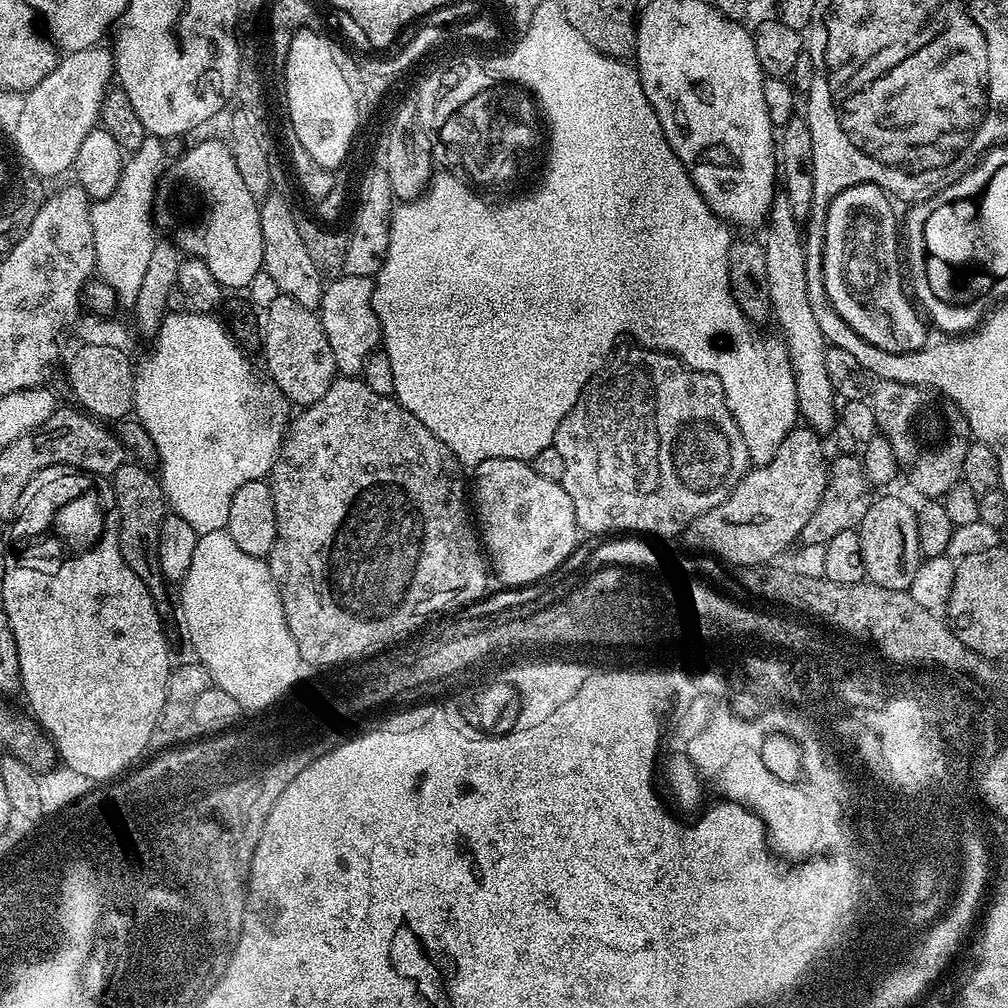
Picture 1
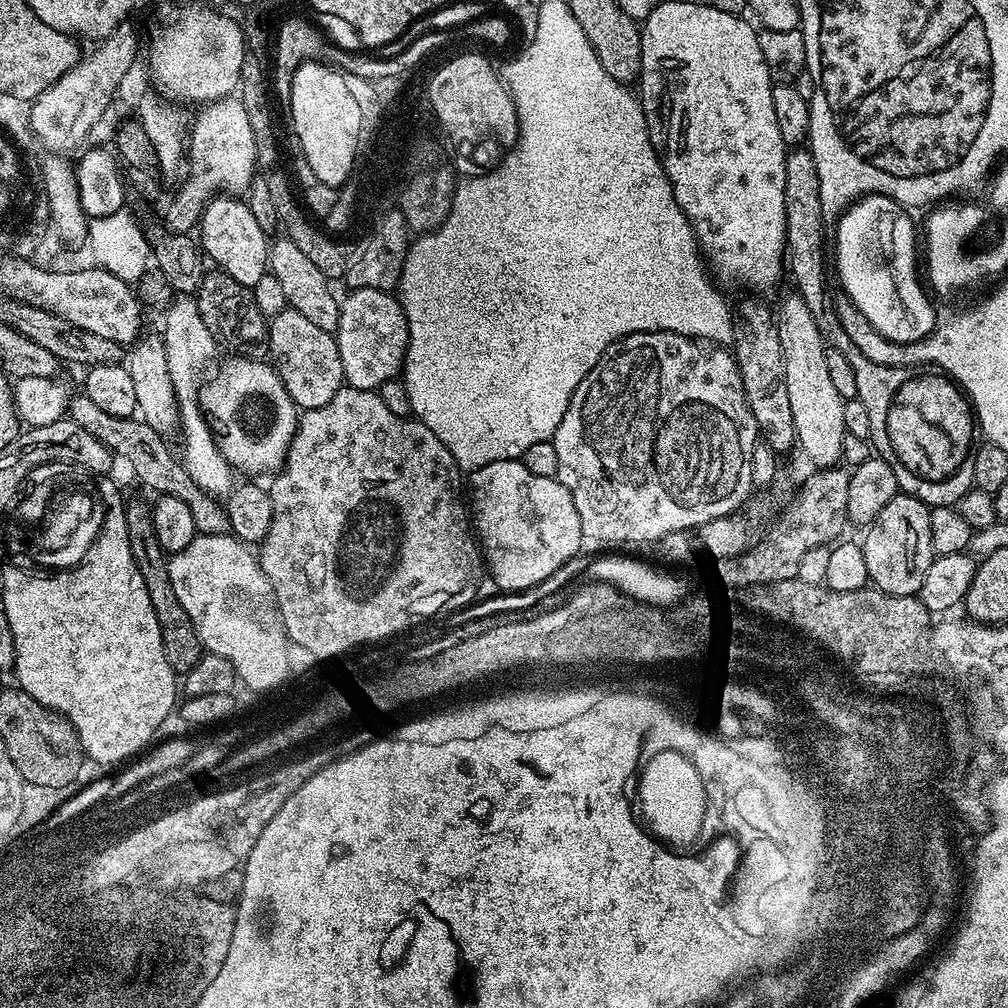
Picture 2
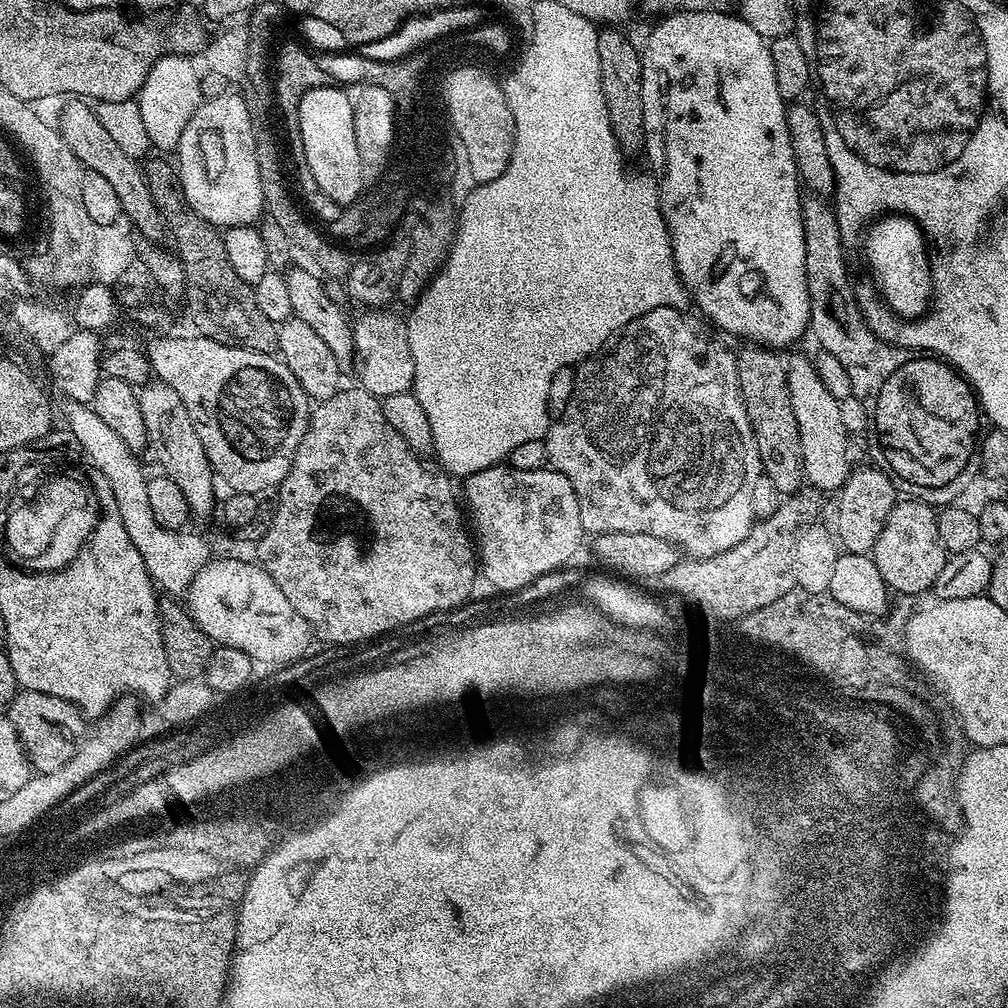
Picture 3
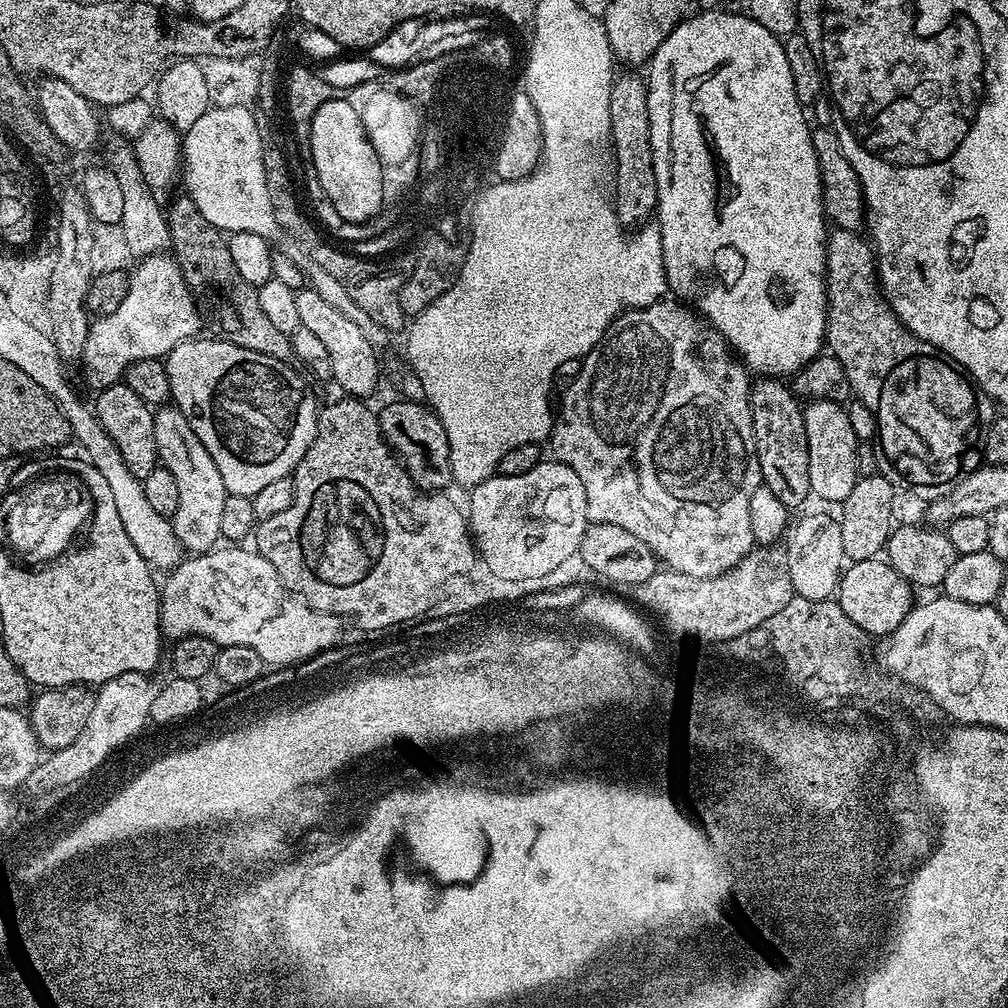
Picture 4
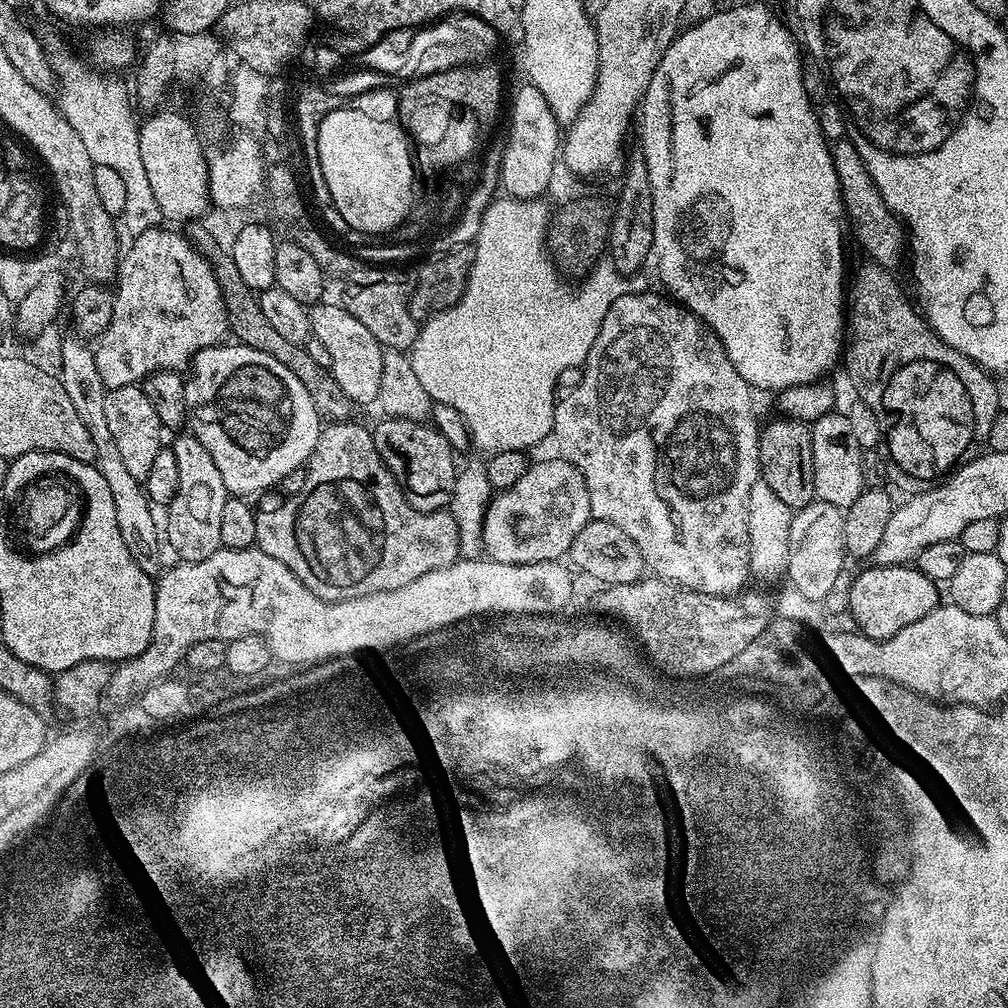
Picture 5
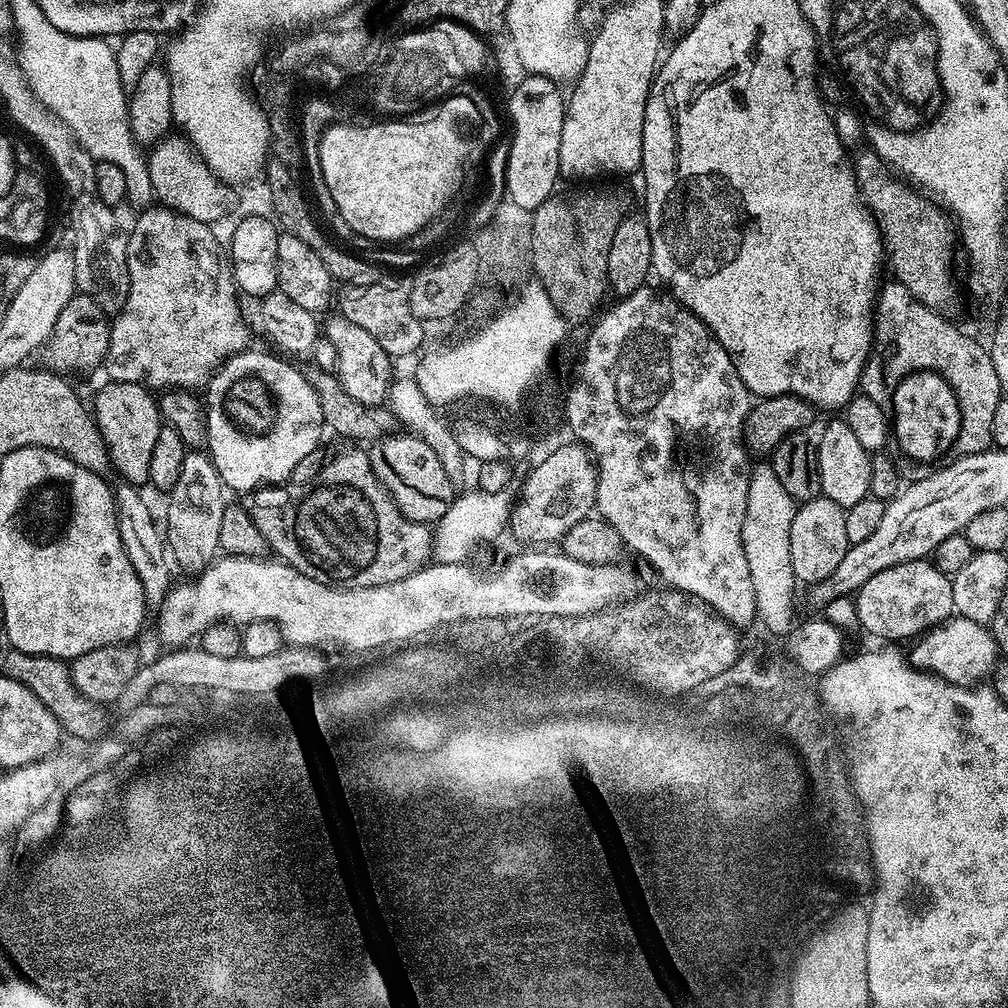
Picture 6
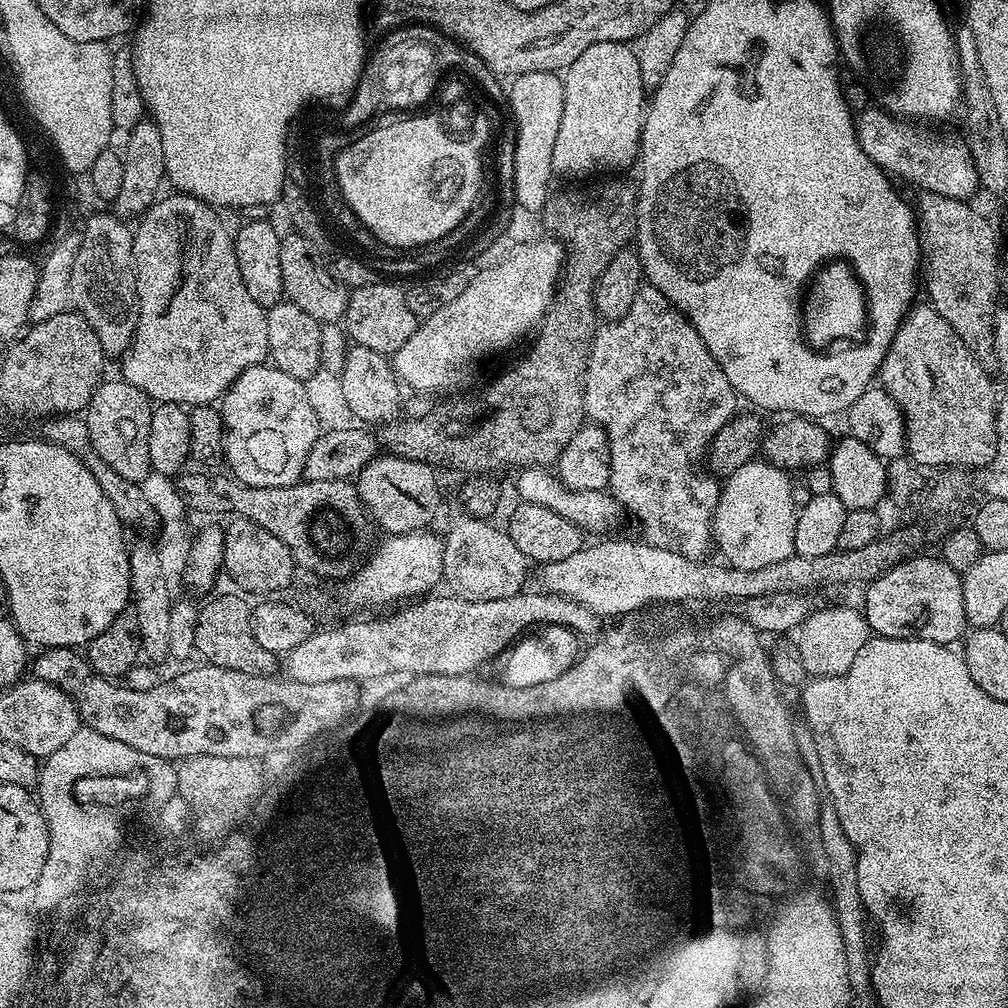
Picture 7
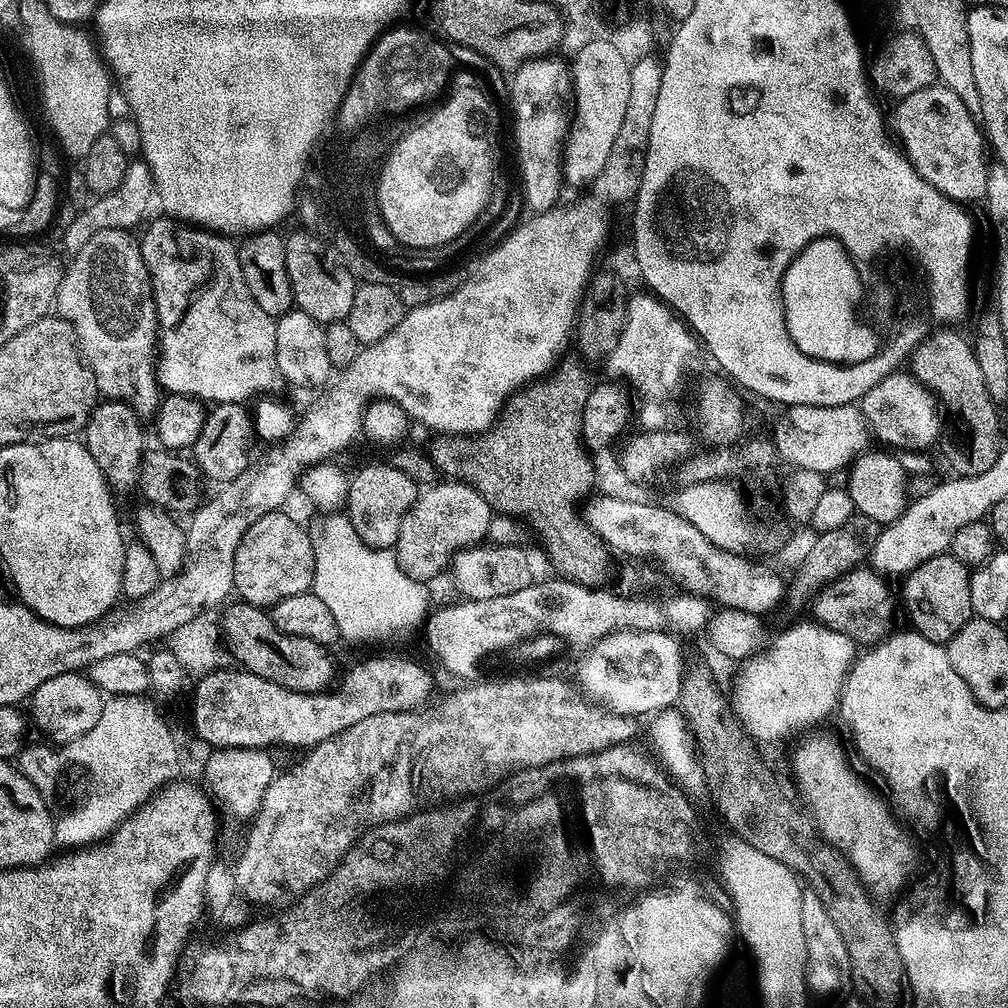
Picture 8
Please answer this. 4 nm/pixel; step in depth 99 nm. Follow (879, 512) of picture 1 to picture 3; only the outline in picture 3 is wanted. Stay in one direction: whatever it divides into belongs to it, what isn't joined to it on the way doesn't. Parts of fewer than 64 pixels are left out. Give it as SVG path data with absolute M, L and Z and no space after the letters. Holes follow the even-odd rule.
M904 498L886 518L870 555L893 593L916 596L927 588L928 591L935 589L938 574L942 574L942 566L946 566L950 555L942 546L942 538L938 538L937 515L933 505L915 498Z

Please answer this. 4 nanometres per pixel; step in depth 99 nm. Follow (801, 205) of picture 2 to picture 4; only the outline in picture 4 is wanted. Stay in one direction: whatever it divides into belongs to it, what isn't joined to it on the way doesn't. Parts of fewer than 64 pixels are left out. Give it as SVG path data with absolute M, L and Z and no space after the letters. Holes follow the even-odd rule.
M833 227L826 236L824 249L824 275L828 285L828 327L826 348L842 362L846 370L849 389L873 412L878 410L878 392L884 372L890 370L892 358L902 358L904 350L910 350L914 358L914 338L897 309L889 304L882 291L881 281L876 280L874 248L863 240L863 235L845 228Z

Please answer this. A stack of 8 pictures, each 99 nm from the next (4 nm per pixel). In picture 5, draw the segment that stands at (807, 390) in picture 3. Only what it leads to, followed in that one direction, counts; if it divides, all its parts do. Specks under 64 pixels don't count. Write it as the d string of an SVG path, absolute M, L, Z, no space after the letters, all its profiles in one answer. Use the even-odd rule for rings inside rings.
M843 411L827 412L825 416L812 422L810 429L815 499L830 502L830 506L838 506L841 510L845 510L866 488L863 474L864 452L850 431L850 422Z

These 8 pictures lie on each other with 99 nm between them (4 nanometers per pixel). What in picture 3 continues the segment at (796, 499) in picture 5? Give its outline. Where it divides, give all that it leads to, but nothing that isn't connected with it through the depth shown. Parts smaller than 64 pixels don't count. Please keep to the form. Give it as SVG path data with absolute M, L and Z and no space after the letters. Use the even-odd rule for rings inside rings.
M744 346L736 357L738 382L743 394L747 417L754 430L755 445L758 446L761 469L770 478L781 495L797 493L803 485L801 434L794 415L793 400L788 384L788 366L779 351L763 346Z

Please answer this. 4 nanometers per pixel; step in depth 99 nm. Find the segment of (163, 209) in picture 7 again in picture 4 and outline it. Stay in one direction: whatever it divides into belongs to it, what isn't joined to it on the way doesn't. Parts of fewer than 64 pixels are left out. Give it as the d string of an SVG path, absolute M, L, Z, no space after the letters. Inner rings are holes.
M149 254L139 261L136 269L131 269L128 277L126 298L122 298L122 306L114 310L114 314L97 316L89 323L82 367L88 380L96 384L97 389L108 388L123 377L124 372L139 360L159 360L185 340L193 339L200 328L202 313L192 297L188 283L180 263L172 254Z

